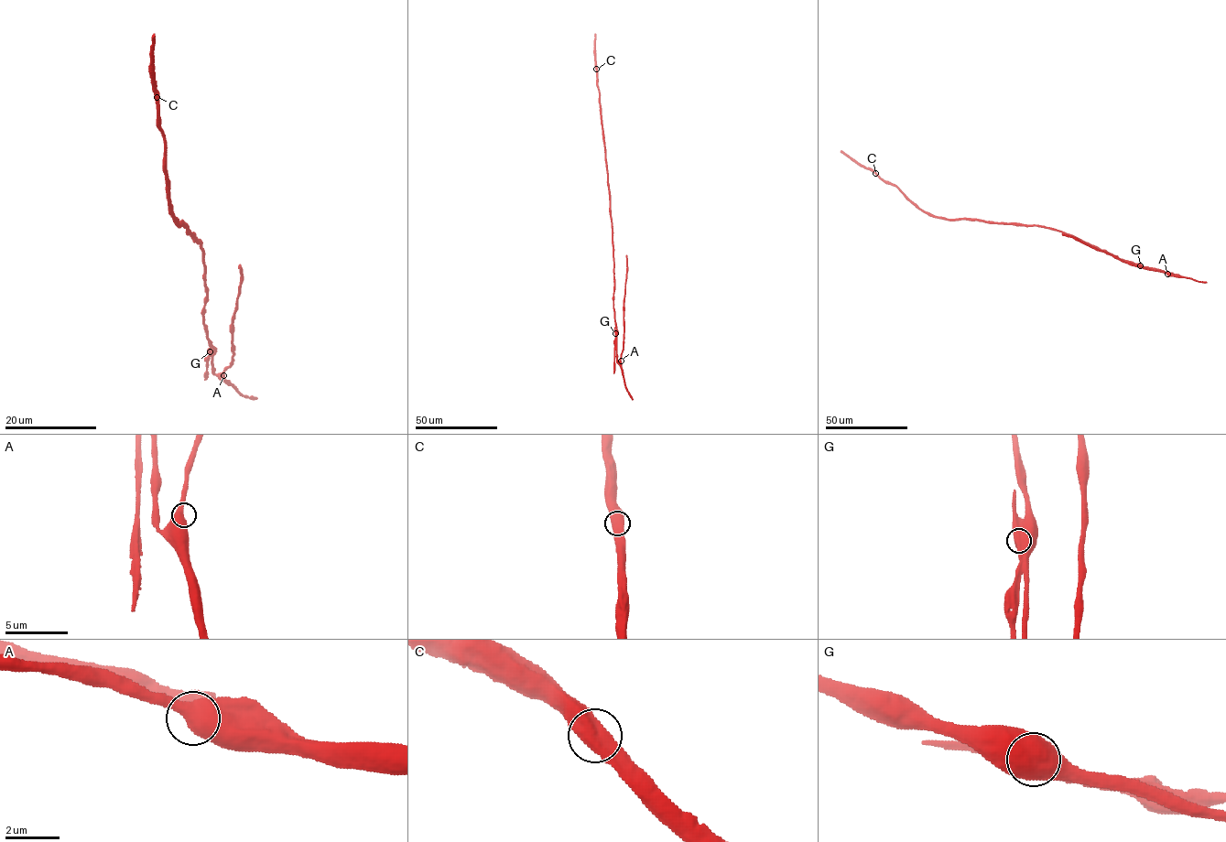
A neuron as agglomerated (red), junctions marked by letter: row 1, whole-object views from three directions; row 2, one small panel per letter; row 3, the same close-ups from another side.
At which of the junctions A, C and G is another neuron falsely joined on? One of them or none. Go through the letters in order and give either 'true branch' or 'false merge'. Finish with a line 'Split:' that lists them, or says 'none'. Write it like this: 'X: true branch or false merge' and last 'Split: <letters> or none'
A: true branch
C: true branch
G: false merge
Split: G

